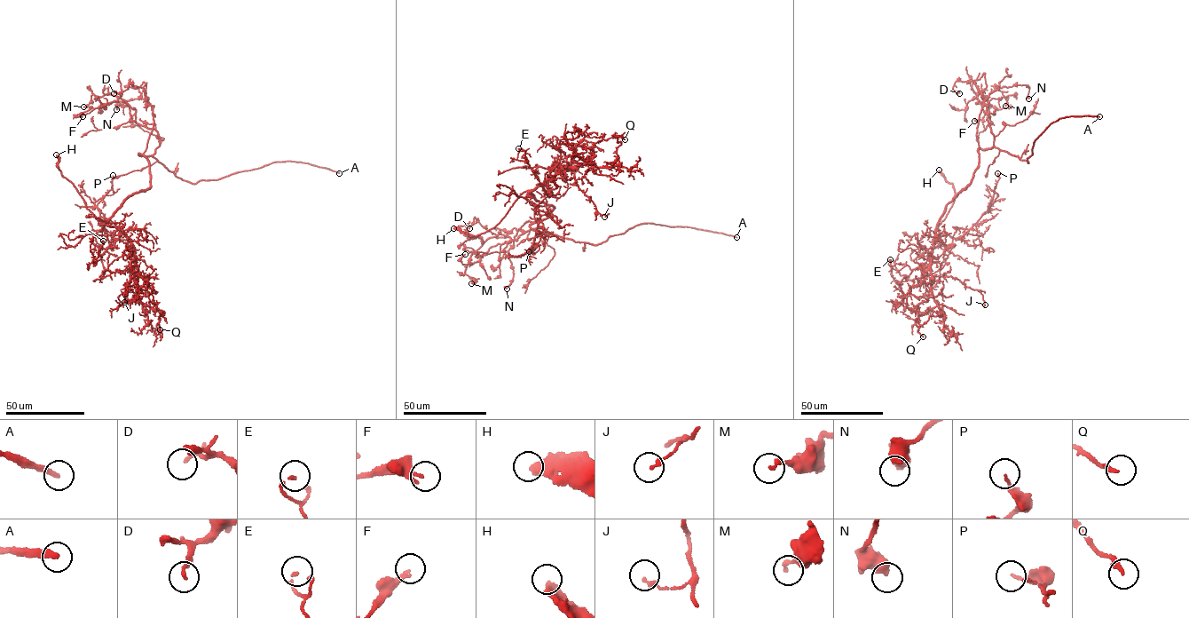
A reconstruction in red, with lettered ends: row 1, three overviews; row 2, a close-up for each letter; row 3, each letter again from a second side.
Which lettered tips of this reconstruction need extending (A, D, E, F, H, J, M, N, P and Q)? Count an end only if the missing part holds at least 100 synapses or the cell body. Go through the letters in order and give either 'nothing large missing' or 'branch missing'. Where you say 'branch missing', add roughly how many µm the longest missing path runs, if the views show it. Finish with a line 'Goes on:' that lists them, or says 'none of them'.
A: branch missing | 170 µm
D: nothing large missing
E: nothing large missing
F: nothing large missing
H: nothing large missing
J: nothing large missing
M: nothing large missing
N: nothing large missing
P: nothing large missing
Q: nothing large missing
Goes on: A

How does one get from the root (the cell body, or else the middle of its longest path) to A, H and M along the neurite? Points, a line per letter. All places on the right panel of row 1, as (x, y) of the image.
A: (978, 152), (979, 148), (995, 146), (1028, 162), (1034, 142), (1051, 123), (1072, 115), (1099, 116)
H: (978, 152), (979, 167), (973, 178), (947, 205), (934, 232), (952, 206), (955, 193), (951, 184), (939, 170)
M: (978, 152), (993, 146), (994, 138), (978, 95), (982, 91), (988, 96), (996, 89), (1005, 106)

